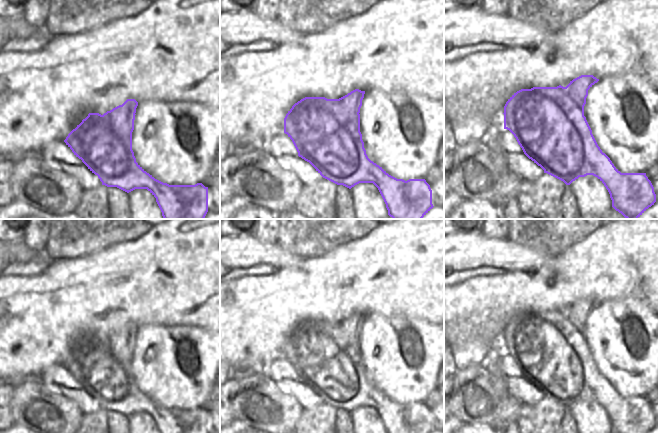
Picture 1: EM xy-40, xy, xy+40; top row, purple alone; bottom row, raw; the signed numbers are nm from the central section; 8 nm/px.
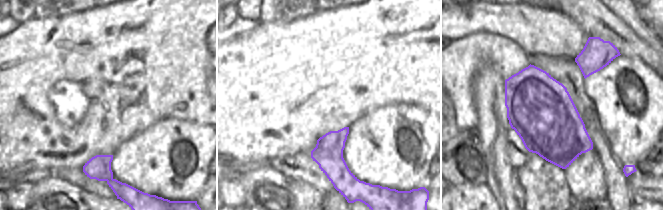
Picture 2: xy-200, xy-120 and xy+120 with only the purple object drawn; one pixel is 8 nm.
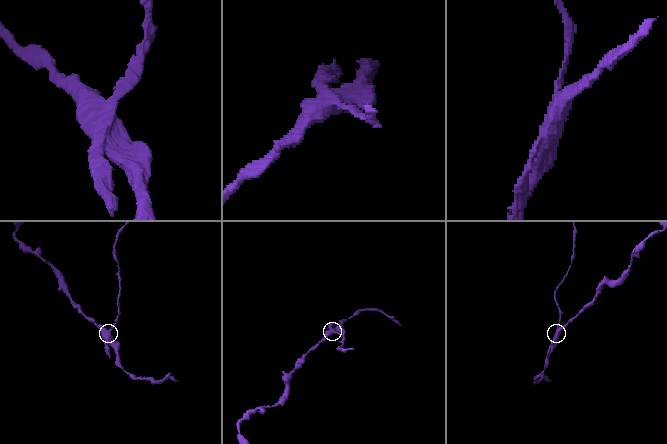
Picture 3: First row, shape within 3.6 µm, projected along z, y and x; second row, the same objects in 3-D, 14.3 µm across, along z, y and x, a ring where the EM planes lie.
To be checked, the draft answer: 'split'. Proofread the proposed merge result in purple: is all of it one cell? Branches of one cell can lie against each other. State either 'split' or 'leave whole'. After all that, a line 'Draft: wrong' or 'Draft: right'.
split
Draft: right

